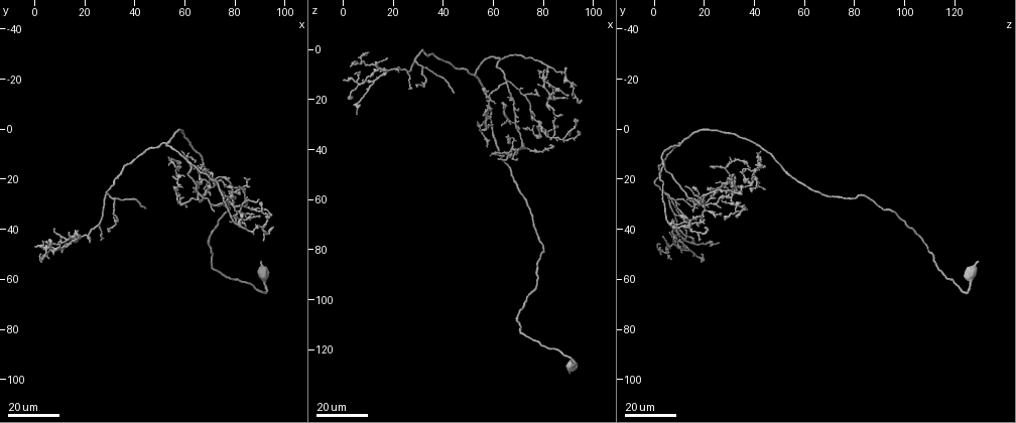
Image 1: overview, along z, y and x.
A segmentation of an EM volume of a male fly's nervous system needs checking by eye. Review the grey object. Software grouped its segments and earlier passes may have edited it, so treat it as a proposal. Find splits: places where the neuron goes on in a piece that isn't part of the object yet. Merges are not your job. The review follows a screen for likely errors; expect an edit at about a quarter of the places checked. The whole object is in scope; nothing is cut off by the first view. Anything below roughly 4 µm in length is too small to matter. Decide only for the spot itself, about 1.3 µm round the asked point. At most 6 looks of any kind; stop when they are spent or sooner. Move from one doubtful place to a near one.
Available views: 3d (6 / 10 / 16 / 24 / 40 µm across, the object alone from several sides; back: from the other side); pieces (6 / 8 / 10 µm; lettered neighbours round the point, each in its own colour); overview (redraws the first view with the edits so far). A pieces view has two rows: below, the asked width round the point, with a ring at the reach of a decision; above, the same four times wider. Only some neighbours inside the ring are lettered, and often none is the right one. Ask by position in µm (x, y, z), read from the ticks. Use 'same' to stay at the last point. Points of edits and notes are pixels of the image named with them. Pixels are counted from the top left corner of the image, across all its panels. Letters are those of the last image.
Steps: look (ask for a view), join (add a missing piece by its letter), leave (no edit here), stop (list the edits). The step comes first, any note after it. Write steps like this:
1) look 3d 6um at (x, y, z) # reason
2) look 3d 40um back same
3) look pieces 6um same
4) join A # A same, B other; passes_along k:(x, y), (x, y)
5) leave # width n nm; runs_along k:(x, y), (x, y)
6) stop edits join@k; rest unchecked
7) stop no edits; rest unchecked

look 3d 24um at (44, 31, 18) # end of a long branch

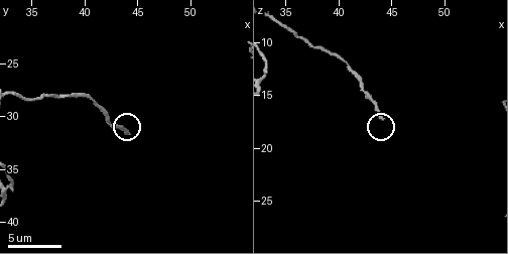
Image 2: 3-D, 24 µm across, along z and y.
look pieces 6um at (44.0, 31.4, 17.0)

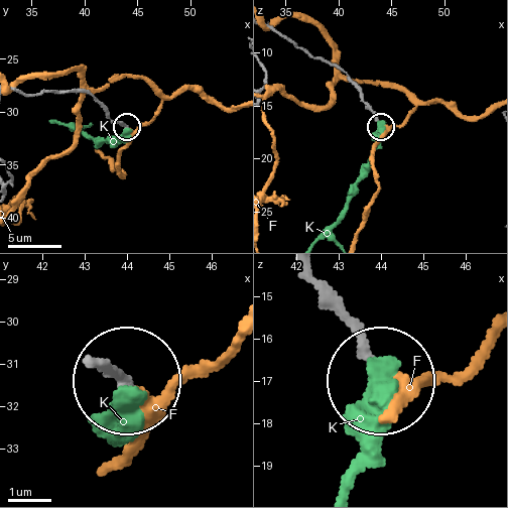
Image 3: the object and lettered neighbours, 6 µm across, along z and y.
leave # F other, K other; runs_along 3:(16, 88), (26, 94), (87, 92), (109, 119), (126, 125); no lettered piece goes on from it

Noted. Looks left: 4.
look 3d 16um at (92, 37, 28) # free end

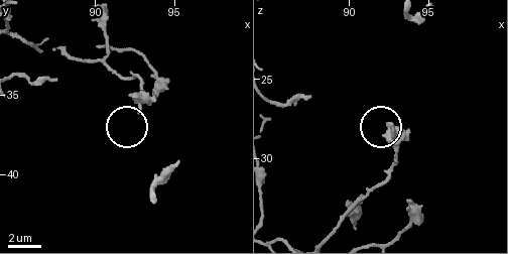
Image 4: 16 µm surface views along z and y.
look pieces 6um at (92.8, 36.0, 28.1) # what lies round it

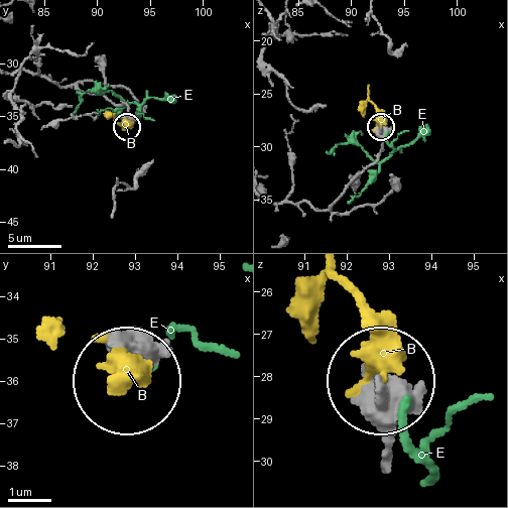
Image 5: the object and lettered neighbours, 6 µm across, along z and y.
leave # width 220 nm; B other, E other; runs_along 5:(271, 201), (328, 207), (381, 150), (380, 127); no lettered piece goes on from it

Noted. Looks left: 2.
look 3d 16um at (88, 42, 9) # thin end

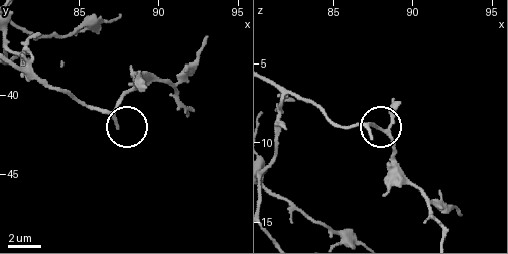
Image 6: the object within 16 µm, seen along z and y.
look pieces 6um at (87.4, 41.9, 9.6)

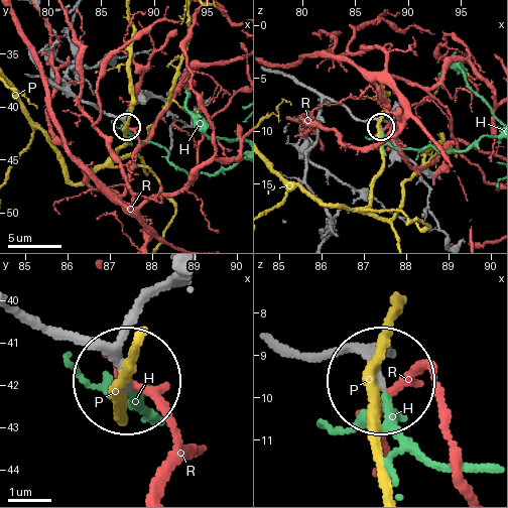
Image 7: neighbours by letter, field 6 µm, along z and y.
join H # H same, P other, R other; it goes on there

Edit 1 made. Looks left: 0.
stop edits join@7; rest unchecked

